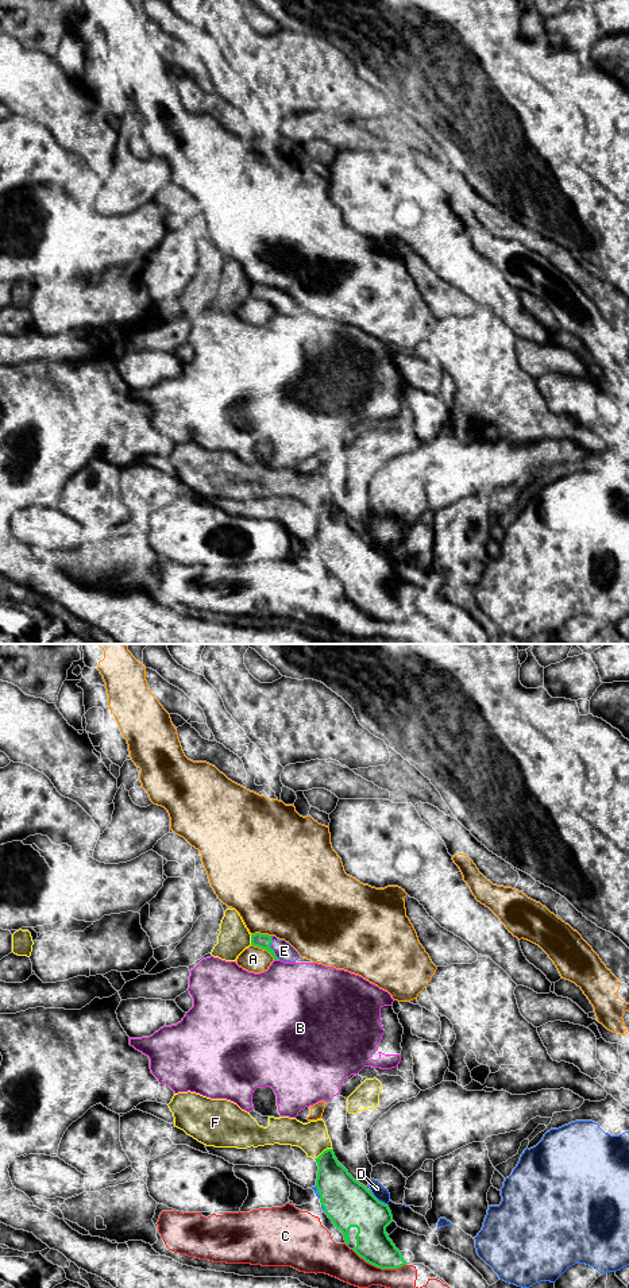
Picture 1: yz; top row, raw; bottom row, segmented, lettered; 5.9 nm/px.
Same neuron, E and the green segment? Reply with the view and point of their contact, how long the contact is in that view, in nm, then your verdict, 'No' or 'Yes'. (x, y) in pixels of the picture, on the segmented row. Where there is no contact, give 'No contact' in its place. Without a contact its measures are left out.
Touches green at yz (270, 948). Shared border 160 nm. Yes

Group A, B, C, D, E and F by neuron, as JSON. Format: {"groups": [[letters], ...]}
{"groups": [["A"], ["B"], ["C"], ["D"], ["E"], ["F"]]}

